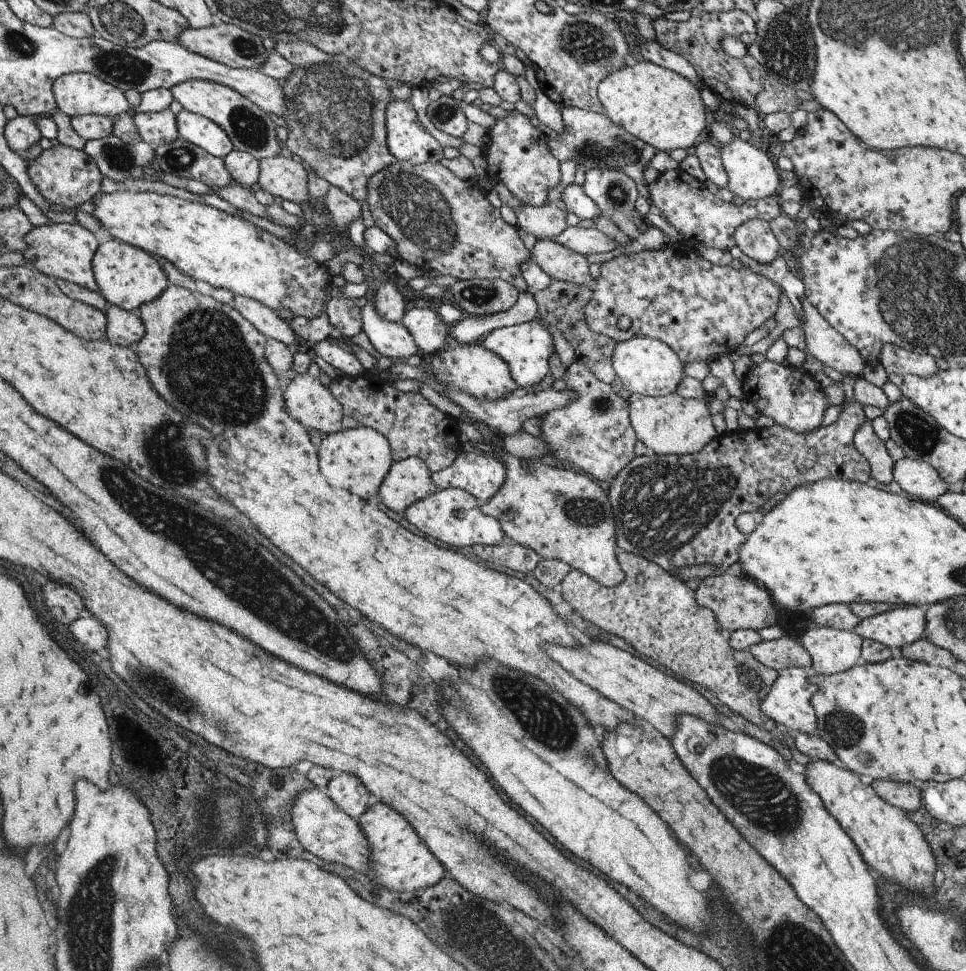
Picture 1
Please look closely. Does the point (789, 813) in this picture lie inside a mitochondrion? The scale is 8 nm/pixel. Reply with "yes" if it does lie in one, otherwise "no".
yes

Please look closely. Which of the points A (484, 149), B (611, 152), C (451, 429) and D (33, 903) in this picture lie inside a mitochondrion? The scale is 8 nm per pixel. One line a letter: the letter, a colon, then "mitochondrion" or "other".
A: other
B: mitochondrion
C: other
D: other

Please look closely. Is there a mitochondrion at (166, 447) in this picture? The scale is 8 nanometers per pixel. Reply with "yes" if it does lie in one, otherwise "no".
yes

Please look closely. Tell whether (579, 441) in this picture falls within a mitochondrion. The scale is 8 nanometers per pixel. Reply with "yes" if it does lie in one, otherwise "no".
yes

